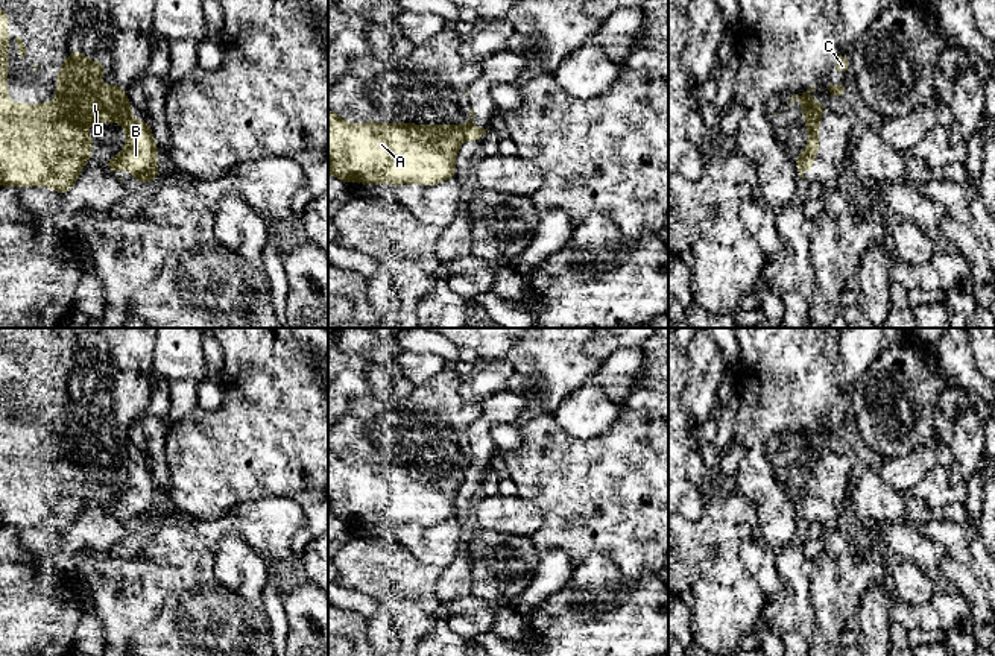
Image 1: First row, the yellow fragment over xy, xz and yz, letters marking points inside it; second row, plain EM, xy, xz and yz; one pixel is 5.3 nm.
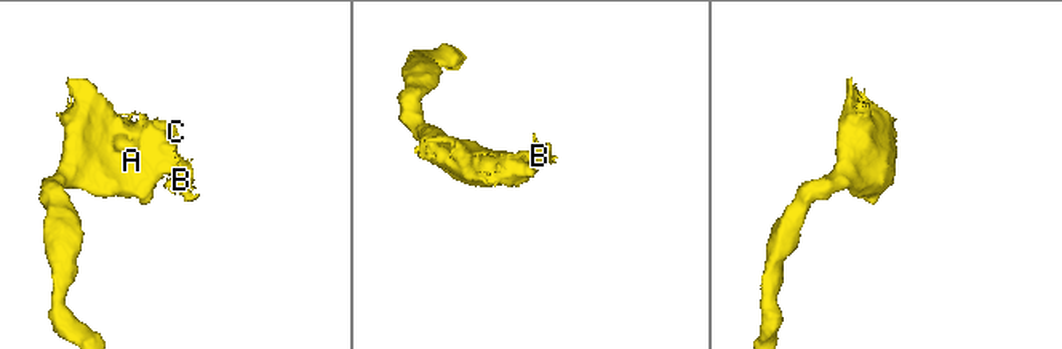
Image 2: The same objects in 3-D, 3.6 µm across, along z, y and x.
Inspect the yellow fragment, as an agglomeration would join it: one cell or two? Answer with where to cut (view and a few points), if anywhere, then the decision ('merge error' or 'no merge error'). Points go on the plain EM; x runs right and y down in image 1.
cut in yz along (825, 445), (819, 445), (810, 457), (804, 456); merge error

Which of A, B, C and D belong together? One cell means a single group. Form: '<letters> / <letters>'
A C D / B

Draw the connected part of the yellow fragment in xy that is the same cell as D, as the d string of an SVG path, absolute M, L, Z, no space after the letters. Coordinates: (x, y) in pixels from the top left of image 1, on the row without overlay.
M0 348L0 525L9 527L50 527L59 535L67 535L77 521L77 515L90 501L93 477L84 471L84 465L103 465L126 459L129 440L126 430L117 425L96 425L96 418L106 415L105 404L84 398L81 387L64 399L62 410L56 415L55 443L9 443L8 442L8 354Z

